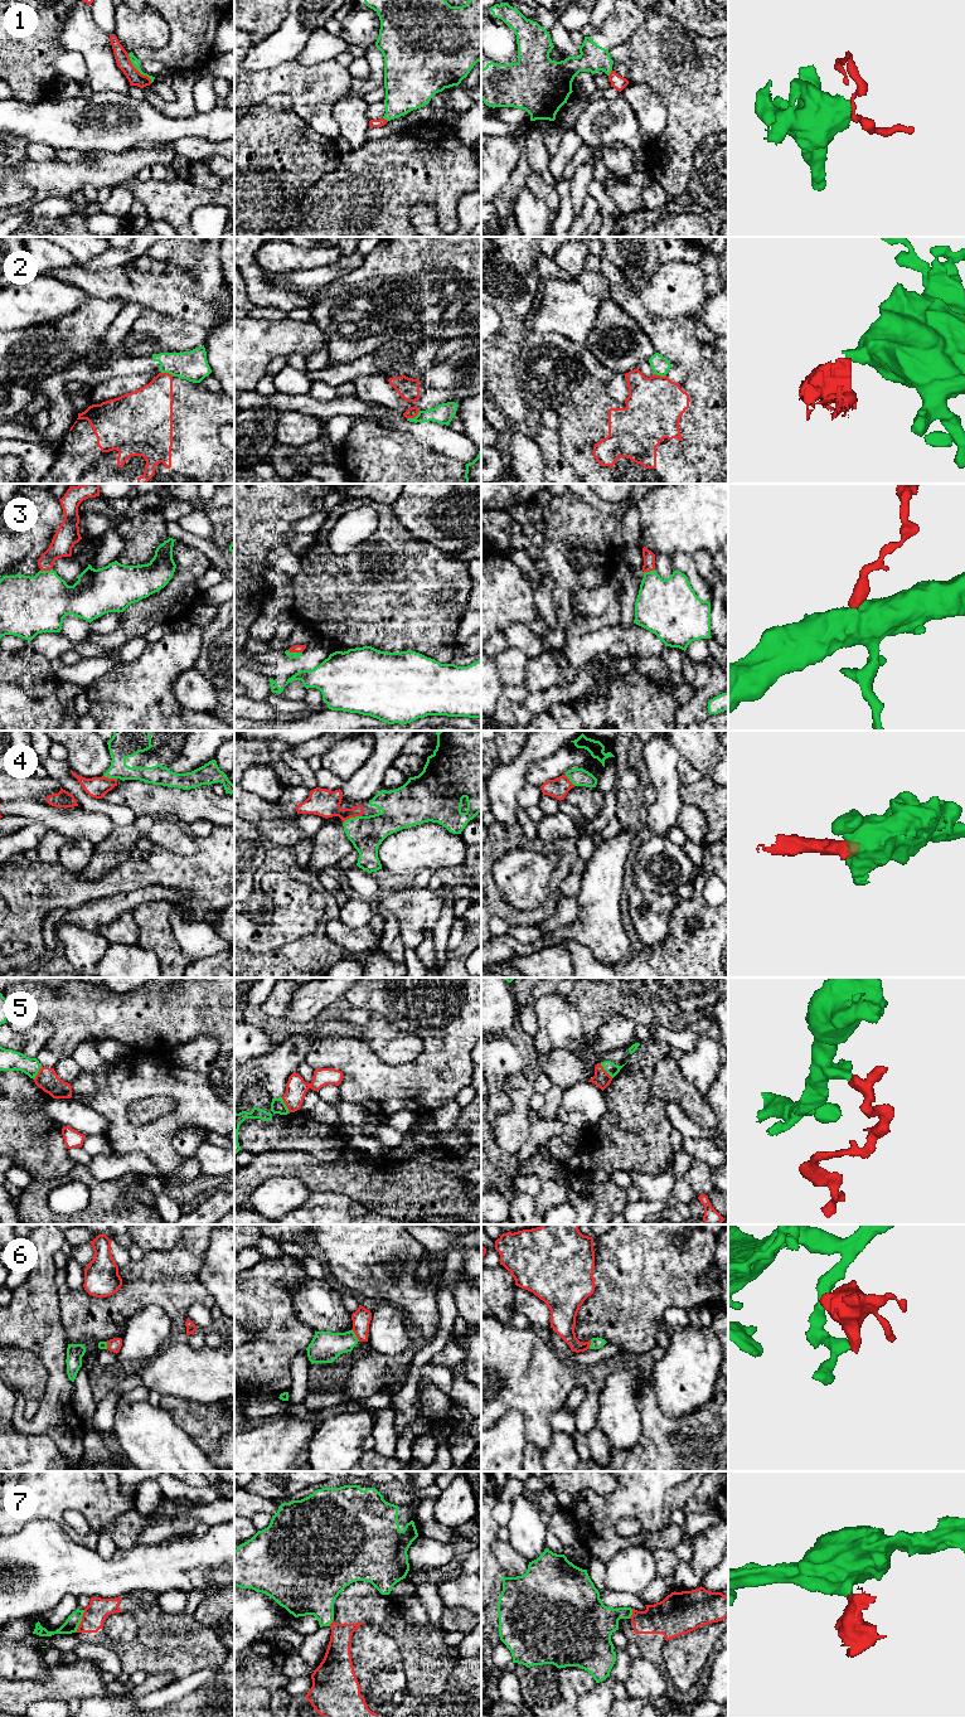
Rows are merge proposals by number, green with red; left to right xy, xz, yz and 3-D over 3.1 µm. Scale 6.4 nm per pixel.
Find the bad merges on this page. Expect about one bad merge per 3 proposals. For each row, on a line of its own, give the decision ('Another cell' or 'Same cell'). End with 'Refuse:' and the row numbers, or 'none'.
1: Another cell
2: Another cell
3: Same cell
4: Same cell
5: Same cell
6: Same cell
7: Another cell
Refuse: 1, 2, 7

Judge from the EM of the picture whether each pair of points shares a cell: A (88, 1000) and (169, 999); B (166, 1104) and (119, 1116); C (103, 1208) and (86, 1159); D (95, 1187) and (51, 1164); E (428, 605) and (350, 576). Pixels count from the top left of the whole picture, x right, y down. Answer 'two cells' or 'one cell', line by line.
A: one cell
B: two cells
C: two cells
D: two cells
E: one cell

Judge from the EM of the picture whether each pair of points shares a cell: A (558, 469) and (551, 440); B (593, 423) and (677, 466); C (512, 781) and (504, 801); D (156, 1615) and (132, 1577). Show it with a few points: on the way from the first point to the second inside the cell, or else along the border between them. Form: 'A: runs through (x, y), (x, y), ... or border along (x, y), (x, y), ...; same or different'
A: runs through (553, 461), (551, 447); same
B: runs through (614, 428), (638, 428), (656, 447); same
C: runs through (507, 786), (504, 796); same
D: border along (158, 1595), (150, 1591), (132, 1591), (111, 1597); different

